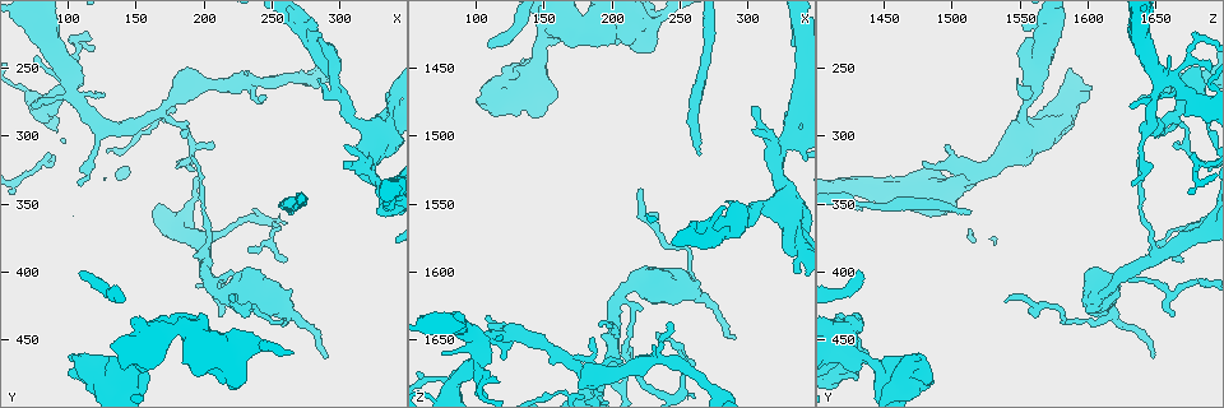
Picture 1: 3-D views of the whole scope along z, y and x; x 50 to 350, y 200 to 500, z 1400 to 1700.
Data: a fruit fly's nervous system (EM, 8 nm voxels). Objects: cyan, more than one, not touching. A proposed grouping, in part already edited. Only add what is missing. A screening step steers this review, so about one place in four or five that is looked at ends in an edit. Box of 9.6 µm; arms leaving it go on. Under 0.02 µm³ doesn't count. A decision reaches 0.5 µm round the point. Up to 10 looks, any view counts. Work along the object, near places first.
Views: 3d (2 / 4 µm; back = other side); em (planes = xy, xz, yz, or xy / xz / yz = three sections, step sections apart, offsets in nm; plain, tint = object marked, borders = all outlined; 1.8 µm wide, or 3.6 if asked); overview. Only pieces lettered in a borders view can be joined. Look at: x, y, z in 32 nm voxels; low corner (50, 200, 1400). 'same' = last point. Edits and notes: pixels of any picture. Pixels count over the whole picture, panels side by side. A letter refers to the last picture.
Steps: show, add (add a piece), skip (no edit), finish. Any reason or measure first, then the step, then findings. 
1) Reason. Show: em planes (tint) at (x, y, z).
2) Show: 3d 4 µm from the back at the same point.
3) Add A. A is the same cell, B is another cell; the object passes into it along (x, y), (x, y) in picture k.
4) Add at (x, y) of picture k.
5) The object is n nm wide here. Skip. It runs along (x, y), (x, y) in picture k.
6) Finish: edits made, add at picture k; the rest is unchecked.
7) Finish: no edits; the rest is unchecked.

Show: em yz step 4 (tint) at (206, 408, 1620).

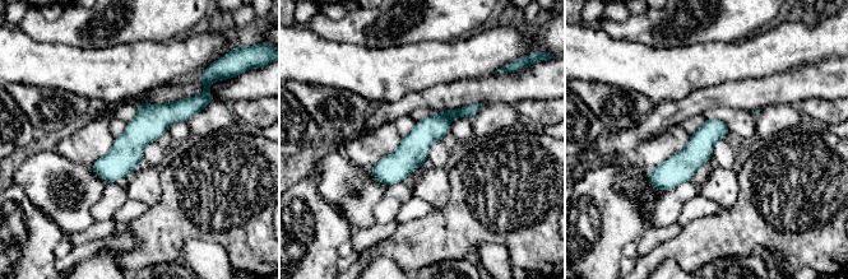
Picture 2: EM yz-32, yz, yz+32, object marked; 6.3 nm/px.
Show: em planes (tint) at the same point.

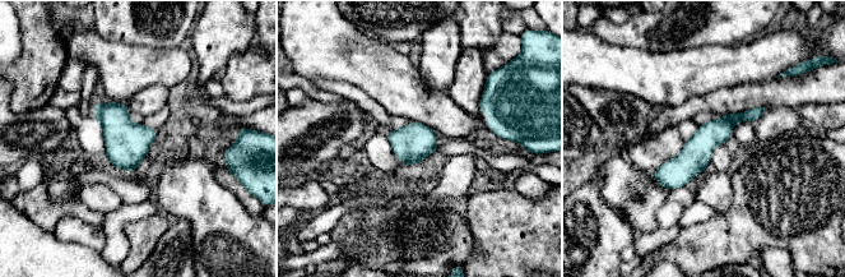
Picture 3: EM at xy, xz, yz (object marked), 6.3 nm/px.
What lies round it. Show: em planes (borders) at the same point.

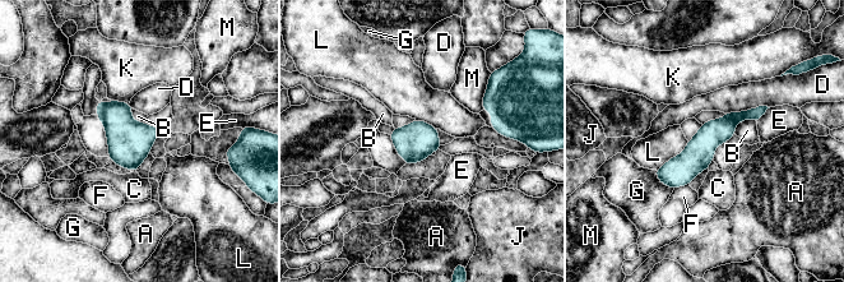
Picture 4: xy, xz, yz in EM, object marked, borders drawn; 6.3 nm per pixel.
The object is 190 nm wide here. Skip. A, B, C, D, E, F, G, J, K, L and M are other cells; it runs along (763, 109), (733, 118), (662, 179) in picture 4; none of them fits.

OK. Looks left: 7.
An open end. Show: em 3.6 µm xy step 16 (borders) at (288, 462, 1646).

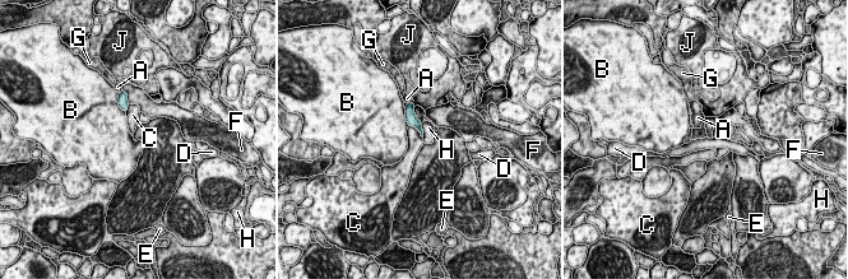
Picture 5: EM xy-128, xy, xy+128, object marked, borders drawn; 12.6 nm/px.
Show: em 3.6 µm planes (borders) at the same point.

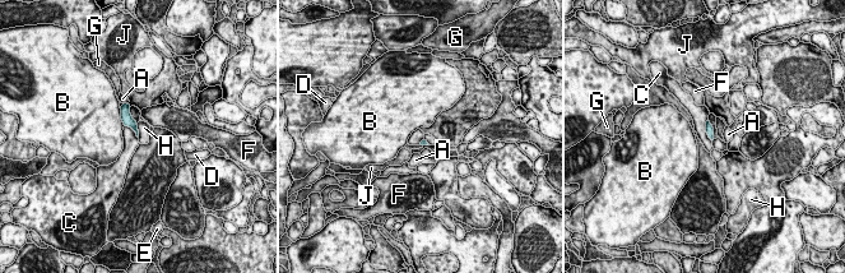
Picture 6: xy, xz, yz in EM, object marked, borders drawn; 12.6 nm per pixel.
Skip. A, B, C, D, E, F, G, H and J are other cells; a border runs along (707, 119), (706, 135), (711, 140) in picture 6; no lettered piece goes on from it.

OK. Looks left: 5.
Thin end. Show: em planes (borders) at (224, 422, 1538).

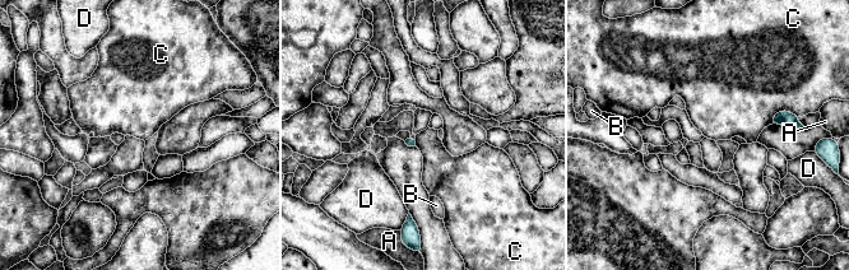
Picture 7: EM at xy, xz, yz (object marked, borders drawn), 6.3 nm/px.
The longest contact is with C, 170 nm. Skip. A, B, C and D are other cells; a border runs along (794, 115), (778, 111), (770, 124) in picture 7; no lettered piece goes on from it.

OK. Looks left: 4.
Free end. Show: em planes (borders) at (110, 398, 1434).

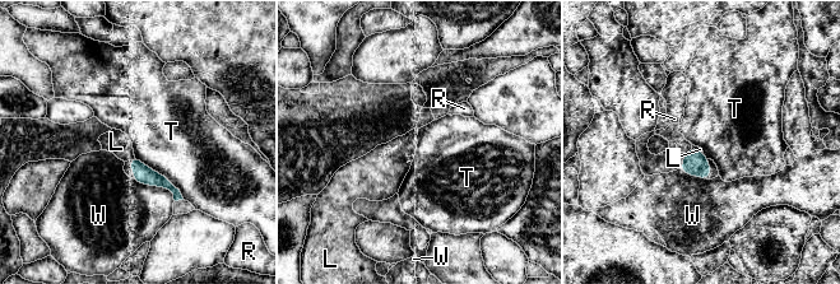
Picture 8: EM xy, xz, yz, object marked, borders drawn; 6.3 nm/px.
Add L. L is the same cell, R, T and W are other cells; the neuron continues.

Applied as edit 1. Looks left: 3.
Finish: edits made, add at picture 8; the rest is unchecked.

